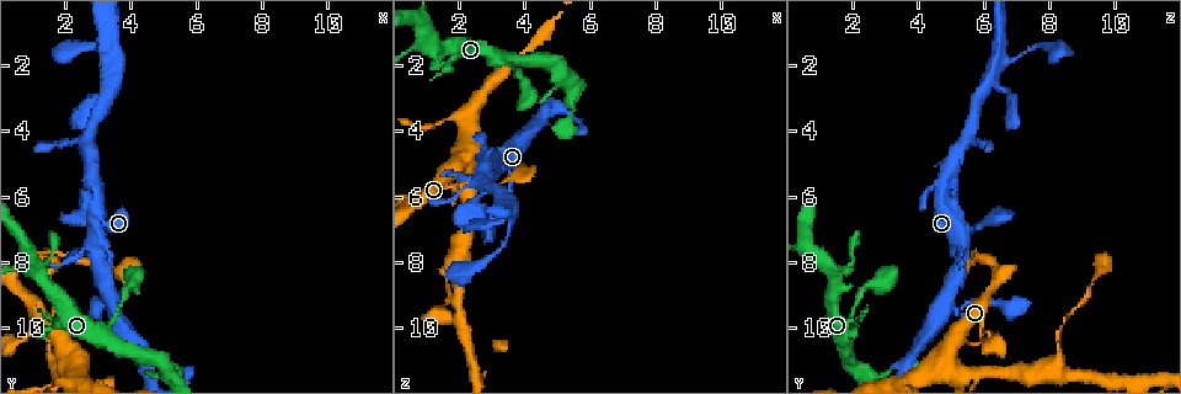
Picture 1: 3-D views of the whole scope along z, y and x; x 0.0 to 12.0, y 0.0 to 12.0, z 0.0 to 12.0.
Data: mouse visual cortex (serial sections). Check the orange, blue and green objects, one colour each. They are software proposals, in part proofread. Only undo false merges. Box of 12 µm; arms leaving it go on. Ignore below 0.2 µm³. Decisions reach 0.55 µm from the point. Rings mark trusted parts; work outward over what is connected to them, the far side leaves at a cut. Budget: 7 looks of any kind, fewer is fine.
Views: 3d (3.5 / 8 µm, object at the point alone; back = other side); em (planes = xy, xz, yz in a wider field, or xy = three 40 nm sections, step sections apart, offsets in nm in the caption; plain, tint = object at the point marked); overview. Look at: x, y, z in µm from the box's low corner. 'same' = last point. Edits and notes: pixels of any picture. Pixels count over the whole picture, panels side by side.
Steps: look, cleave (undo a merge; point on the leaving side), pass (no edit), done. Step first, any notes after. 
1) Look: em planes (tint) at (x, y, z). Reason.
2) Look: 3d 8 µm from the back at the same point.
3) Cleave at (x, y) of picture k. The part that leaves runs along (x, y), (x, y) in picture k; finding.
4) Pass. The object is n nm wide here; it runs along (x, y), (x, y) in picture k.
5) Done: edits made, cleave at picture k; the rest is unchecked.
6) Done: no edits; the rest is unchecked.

Look: 3d 3.5 µm at (3.4, 9.9, 2.0). Thin arm on a thick one.

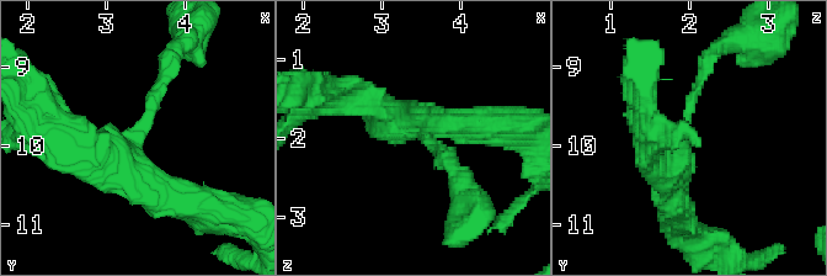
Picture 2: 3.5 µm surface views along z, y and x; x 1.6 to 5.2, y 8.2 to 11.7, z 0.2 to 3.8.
Look: em xy step 5 (tint) at (3.35, 9.90, 1.95). Shape alone is not enough.

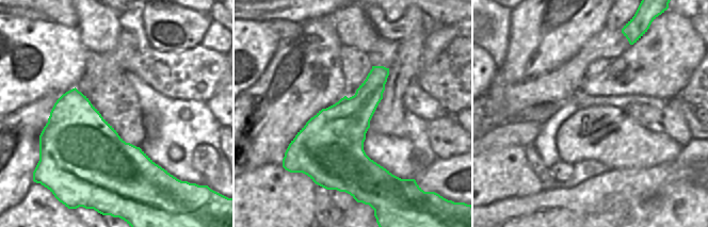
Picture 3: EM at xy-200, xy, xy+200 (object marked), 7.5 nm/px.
Pass. The object is 460 nm wide here; it runs along (75, 146), (113, 162), (148, 120), (166, 67) in picture 2; one cell here.

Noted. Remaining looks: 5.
Look: em planes (tint) at (3.5, 1.9, 6.5). Arms part here.

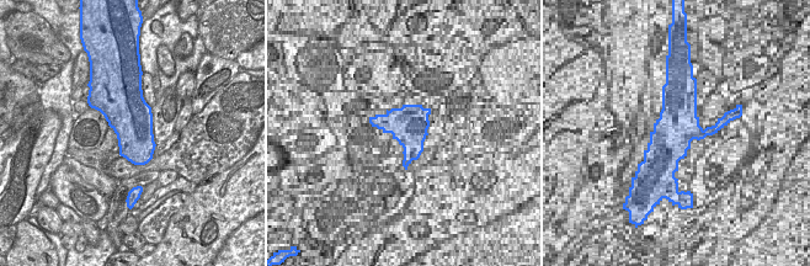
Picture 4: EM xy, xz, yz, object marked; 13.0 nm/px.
Look: 3d 3.5 µm at the same point. Wider look.

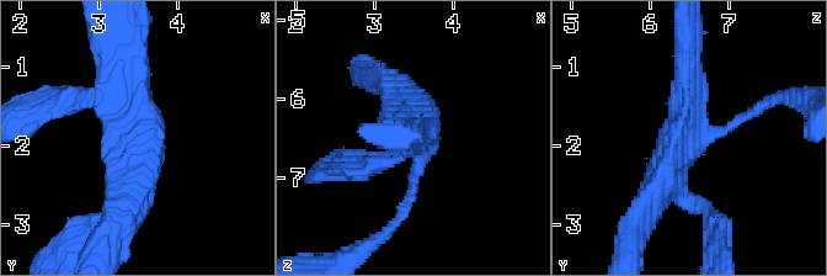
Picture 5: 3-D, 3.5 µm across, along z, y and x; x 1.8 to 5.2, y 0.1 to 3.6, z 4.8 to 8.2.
Pass. It runs along (647, 206), (689, 133), (689, 51) in picture 5; one cell here.

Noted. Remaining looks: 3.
Look: 3d 8 µm at (1.6, 9.8, 8.4). Thin neck.

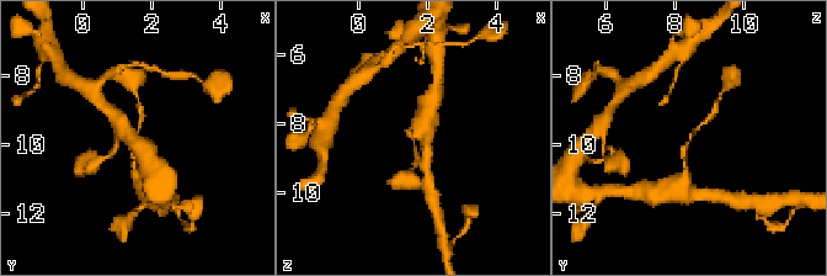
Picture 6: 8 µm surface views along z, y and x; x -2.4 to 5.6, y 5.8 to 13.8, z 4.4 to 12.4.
Look: em xy step 1 (tint) at (1.6, 9.9, 8.4). The arms are 100, 150 nm wide; need the tissue.

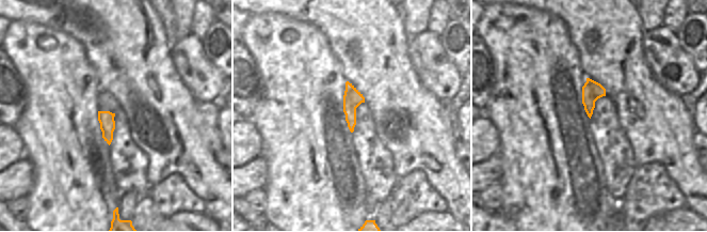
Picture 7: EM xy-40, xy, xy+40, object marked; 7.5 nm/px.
Pass. It runs along (686, 173), (684, 149), (714, 110) in picture 6; one cell here.

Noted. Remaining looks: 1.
Done: no edits; the rest is unchecked.

